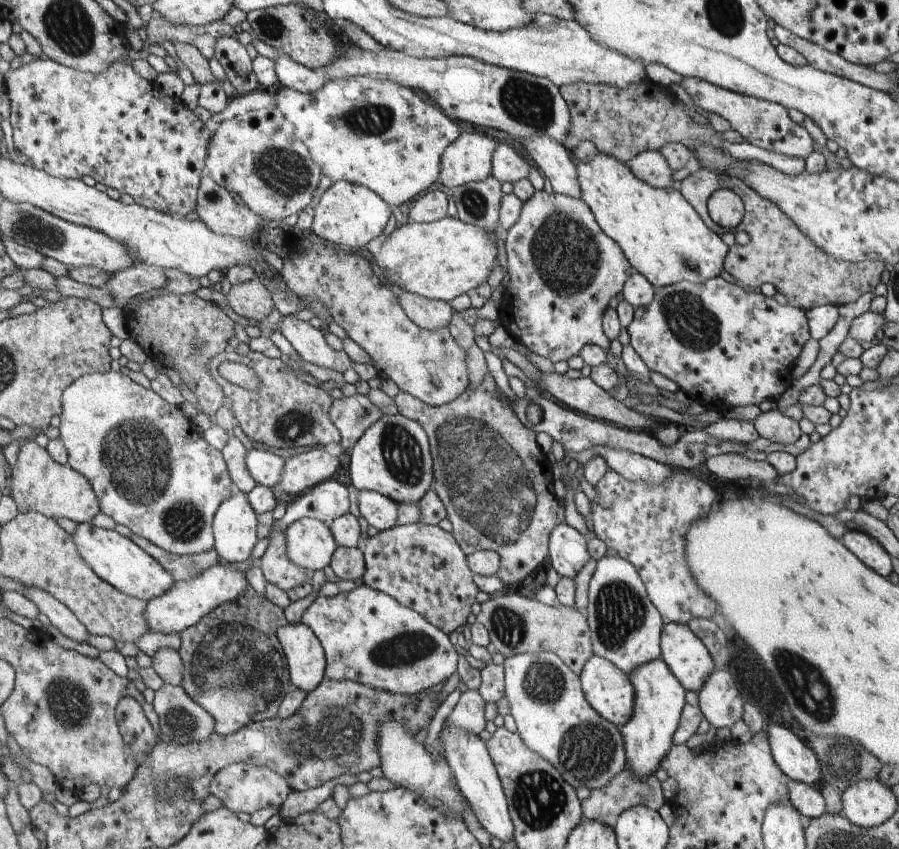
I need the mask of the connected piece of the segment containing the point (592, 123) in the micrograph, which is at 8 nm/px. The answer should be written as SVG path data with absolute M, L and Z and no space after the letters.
M642 81L620 88L607 84L574 83L559 88L564 100L568 103L571 123L563 145L570 151L574 150L582 140L594 142L598 152L608 153L618 160L627 163L644 151L659 151L668 143L684 143L690 150L700 143L710 143L720 147L722 140L728 142L744 142L744 137L730 129L719 133L700 126L686 114L686 106L682 108L672 102L676 98L668 87L654 82Z

